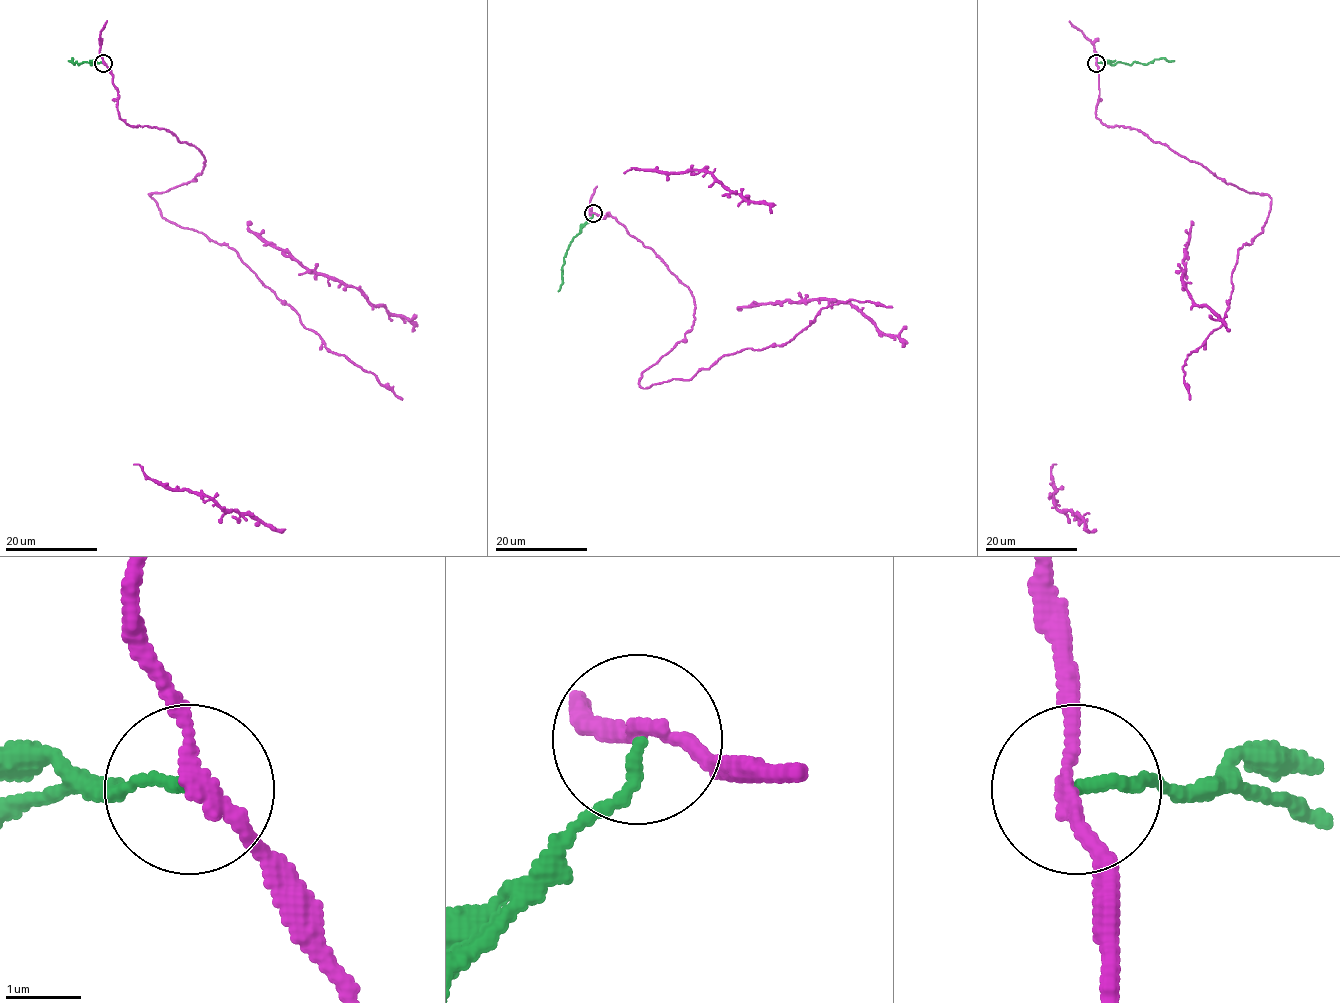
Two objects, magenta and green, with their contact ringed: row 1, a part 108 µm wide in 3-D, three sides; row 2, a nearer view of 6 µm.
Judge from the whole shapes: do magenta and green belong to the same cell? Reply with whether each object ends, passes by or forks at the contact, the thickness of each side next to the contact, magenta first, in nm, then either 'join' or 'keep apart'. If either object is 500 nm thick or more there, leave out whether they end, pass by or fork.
magenta passes by; green ends; calibres 170 and 150 nm; keep apart

